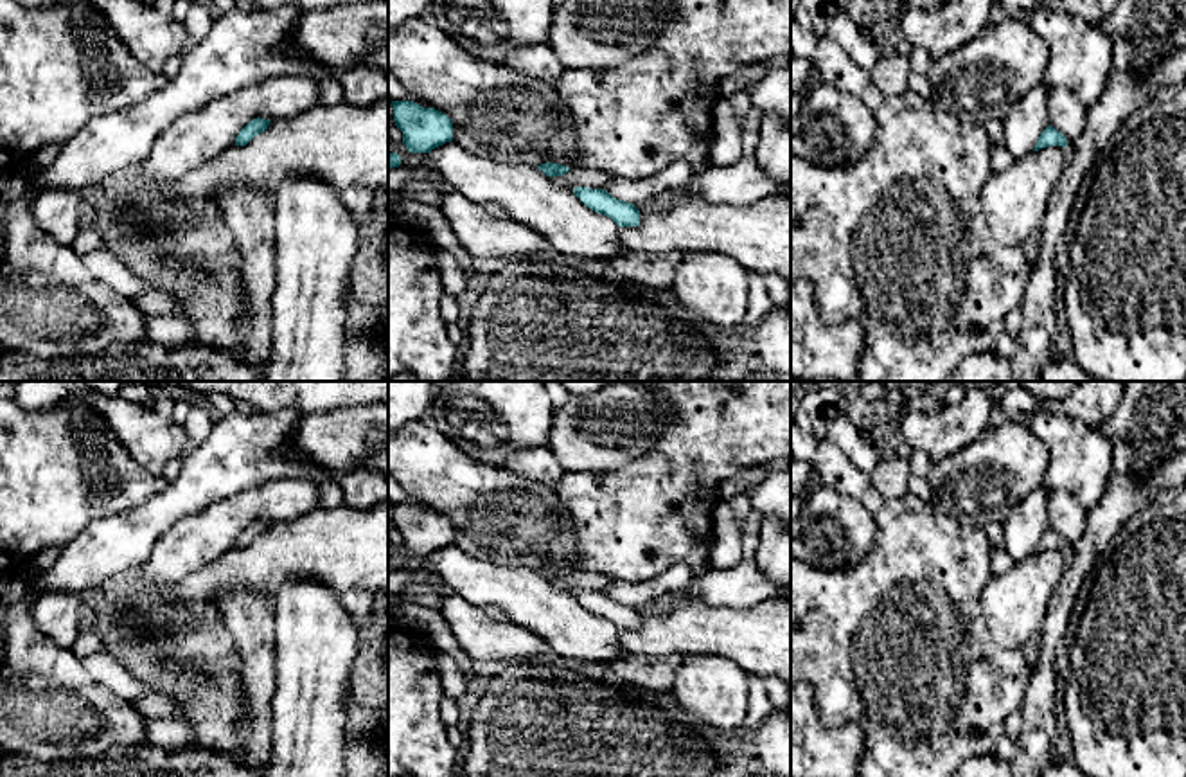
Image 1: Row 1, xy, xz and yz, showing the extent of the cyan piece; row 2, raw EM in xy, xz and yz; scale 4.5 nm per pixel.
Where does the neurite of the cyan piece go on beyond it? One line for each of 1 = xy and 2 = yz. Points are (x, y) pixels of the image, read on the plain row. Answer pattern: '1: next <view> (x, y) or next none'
1: next none
2: next none

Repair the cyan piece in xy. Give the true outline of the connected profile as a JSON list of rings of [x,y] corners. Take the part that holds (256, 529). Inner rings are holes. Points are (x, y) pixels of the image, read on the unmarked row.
[[[261,520],[250,523],[235,540],[235,549],[246,549],[253,540],[268,532],[270,525],[271,523]]]

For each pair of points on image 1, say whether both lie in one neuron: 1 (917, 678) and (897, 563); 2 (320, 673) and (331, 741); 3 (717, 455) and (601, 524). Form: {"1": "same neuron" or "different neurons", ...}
{"1": "same neuron", "2": "same neuron", "3": "same neuron"}

